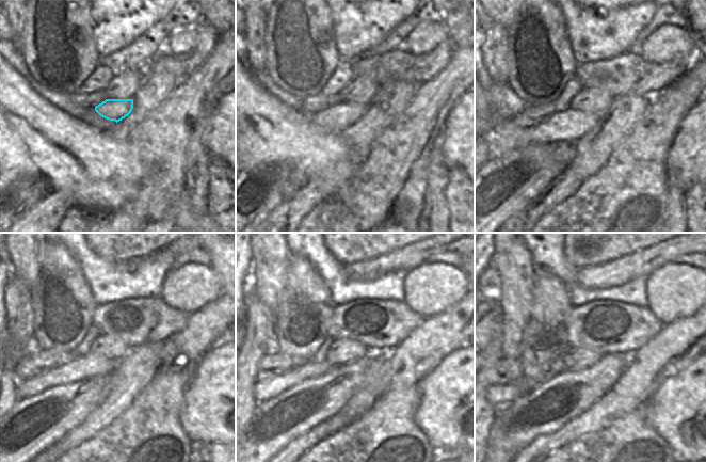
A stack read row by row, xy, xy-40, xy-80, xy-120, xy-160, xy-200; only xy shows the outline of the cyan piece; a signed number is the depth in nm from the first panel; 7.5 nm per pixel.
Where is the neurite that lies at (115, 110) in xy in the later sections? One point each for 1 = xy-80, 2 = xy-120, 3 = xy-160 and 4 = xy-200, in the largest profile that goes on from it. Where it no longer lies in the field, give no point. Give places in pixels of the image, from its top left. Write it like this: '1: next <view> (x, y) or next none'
1: next xy-80 (567, 126)
2: next xy-120 (92, 365)
3: next xy-160 (266, 389)
4: next xy-200 (496, 394)

